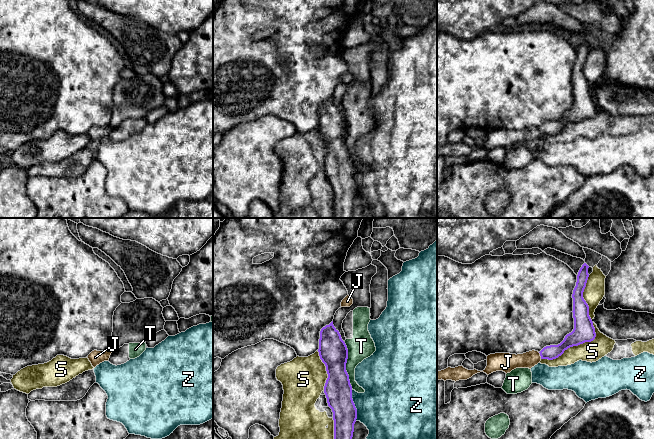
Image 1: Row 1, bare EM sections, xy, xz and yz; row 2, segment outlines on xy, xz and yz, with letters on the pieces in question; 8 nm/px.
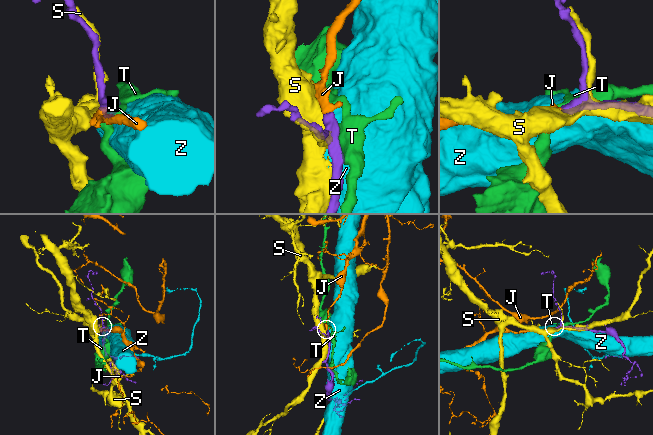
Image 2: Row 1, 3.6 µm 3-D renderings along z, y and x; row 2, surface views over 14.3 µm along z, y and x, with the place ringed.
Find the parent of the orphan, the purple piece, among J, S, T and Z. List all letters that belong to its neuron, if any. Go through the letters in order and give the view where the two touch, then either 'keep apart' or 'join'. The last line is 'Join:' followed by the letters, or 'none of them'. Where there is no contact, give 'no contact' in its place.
J: contact in yz; join
S: contact in yz; keep apart
T: contact in xz; keep apart
Z: contact in xz; keep apart
Join: J

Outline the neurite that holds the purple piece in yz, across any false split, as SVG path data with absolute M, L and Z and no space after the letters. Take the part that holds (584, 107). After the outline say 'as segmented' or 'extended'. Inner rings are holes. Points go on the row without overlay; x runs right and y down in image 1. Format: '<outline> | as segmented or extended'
M584 39L578 48L576 62L572 70L574 105L565 112L560 120L546 122L540 128L532 126L517 131L510 129L490 130L487 132L487 142L483 147L468 146L463 142L448 143L437 147L437 156L452 156L456 158L467 156L480 148L489 151L496 147L503 147L507 150L516 144L531 145L540 139L542 135L556 135L570 123L593 117L596 113L595 104L589 92L589 82L583 74L583 68L589 53L588 44L589 42Z | extended

